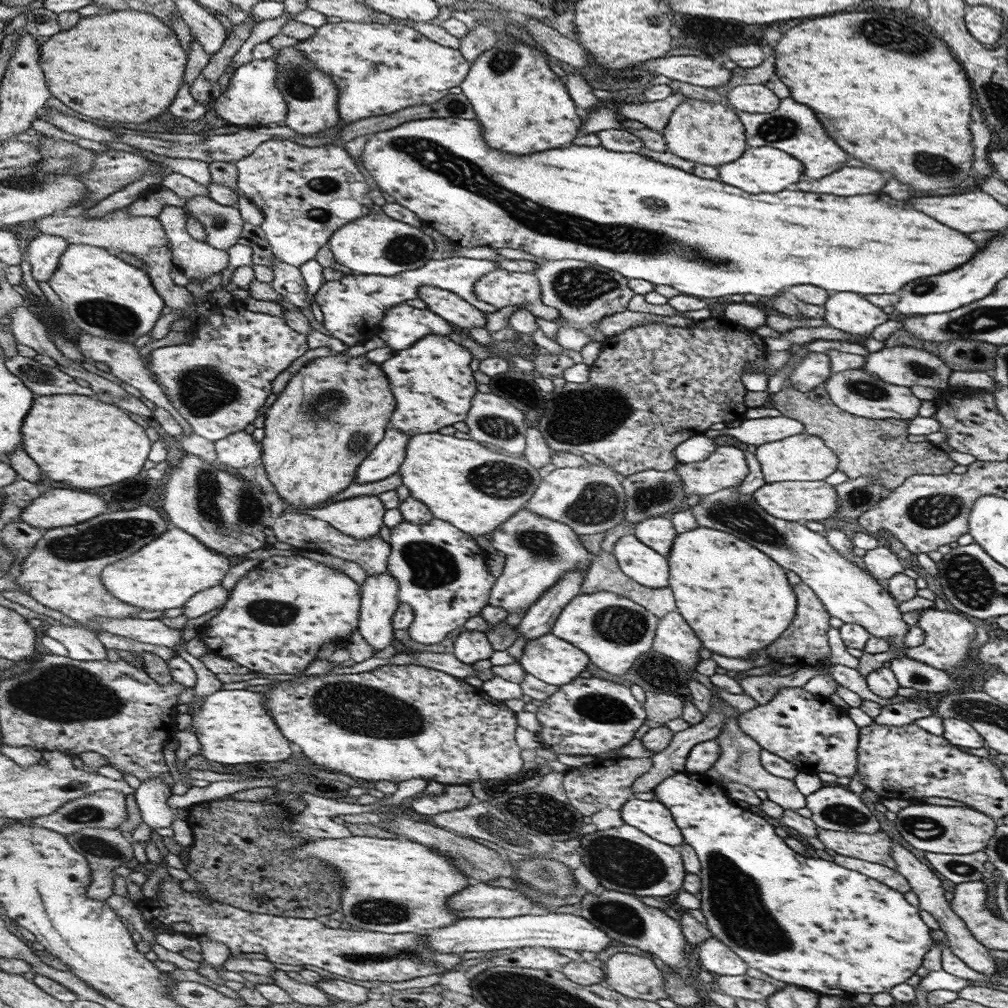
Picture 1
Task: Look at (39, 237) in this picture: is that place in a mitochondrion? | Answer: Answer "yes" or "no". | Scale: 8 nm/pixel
no

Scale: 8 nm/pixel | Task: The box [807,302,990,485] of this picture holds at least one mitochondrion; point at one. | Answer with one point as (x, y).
(867, 389)

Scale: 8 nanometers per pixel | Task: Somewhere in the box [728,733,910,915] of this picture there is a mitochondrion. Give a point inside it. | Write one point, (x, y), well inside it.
(837, 813)

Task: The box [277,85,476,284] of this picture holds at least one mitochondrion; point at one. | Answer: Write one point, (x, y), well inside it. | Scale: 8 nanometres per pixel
(323, 189)

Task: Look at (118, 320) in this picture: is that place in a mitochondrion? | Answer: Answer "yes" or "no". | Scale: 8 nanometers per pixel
yes

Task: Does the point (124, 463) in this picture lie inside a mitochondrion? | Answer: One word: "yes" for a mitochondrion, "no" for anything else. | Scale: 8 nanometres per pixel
no

